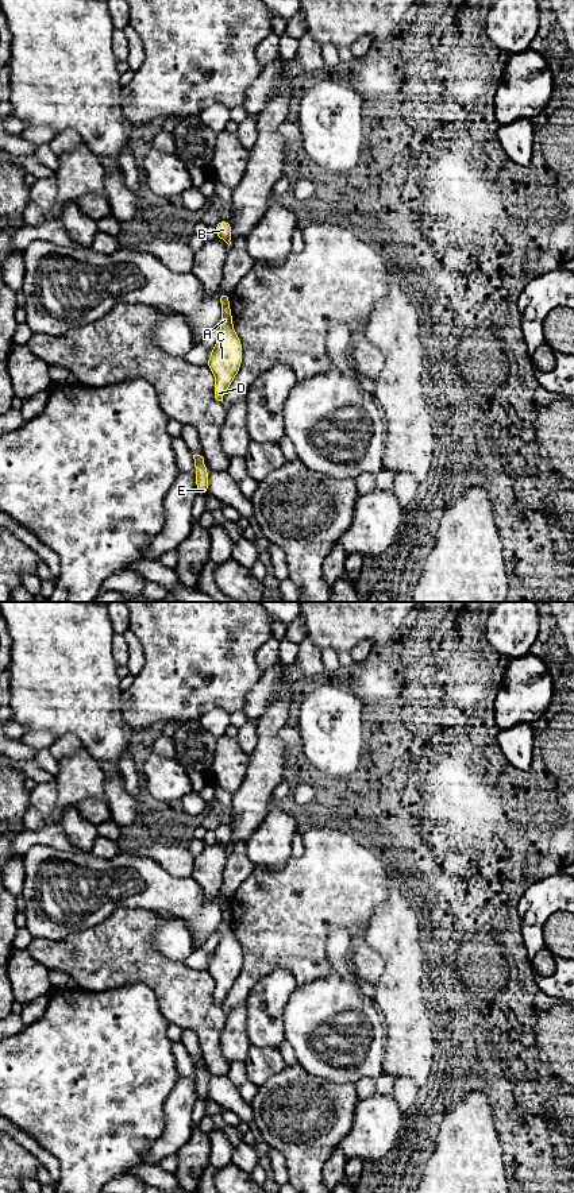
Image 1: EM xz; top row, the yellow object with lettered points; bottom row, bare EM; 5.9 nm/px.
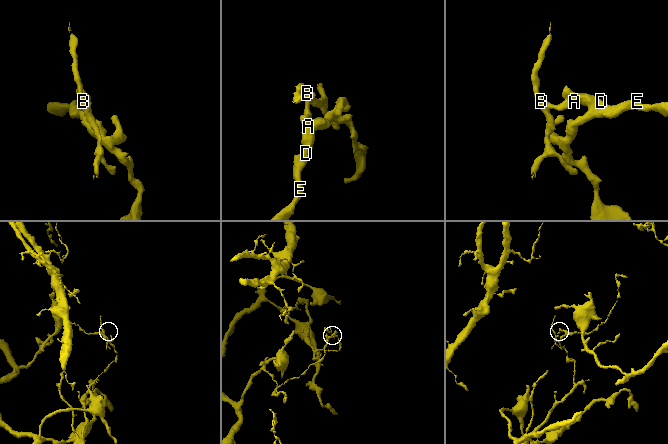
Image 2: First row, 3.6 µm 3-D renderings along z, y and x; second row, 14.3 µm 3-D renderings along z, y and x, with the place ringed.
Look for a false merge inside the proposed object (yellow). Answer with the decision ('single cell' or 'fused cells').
fused cells

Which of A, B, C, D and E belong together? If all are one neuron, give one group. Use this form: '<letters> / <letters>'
A C D E / B

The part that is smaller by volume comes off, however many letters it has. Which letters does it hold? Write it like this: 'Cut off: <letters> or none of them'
Cut off: B

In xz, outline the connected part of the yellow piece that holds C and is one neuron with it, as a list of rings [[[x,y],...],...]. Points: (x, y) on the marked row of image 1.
[[[230,301],[221,306],[219,323],[220,337],[212,348],[207,366],[216,378],[213,386],[215,398],[223,402],[223,397],[236,377],[243,358],[242,343],[232,325]]]

